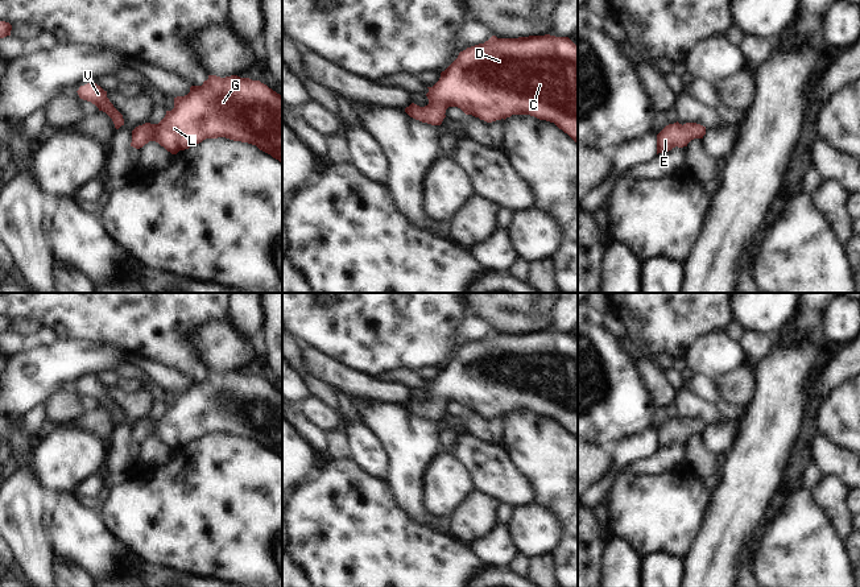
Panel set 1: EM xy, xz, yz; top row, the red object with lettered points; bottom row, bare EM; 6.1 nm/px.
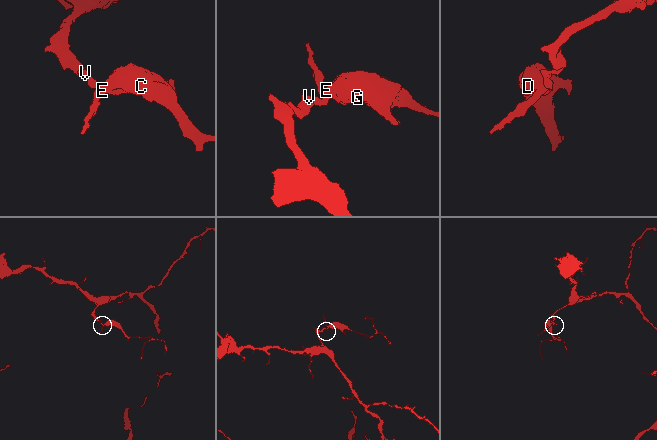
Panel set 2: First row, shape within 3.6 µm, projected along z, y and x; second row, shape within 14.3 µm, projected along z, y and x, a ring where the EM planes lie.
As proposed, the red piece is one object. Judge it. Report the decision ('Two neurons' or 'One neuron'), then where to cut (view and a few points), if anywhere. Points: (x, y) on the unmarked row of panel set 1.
One neuron. No split.

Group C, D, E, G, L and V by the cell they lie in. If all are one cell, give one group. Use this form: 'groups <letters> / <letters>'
groups C D E G L V

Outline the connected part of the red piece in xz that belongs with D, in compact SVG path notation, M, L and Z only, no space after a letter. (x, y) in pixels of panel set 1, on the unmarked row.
M545 330L497 334L492 331L484 339L460 347L458 354L441 368L439 376L427 384L427 401L419 402L412 398L405 404L410 413L422 418L441 421L448 402L458 402L466 410L472 410L487 418L505 416L512 410L530 410L554 418L578 438L578 342L568 332Z

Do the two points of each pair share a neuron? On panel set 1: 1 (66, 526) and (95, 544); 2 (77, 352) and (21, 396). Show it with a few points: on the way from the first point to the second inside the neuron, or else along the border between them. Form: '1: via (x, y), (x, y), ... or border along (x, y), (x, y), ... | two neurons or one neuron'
1: via (73, 529), (89, 544) | one neuron
2: via (63, 364), (49, 368), (34, 383) | one neuron

